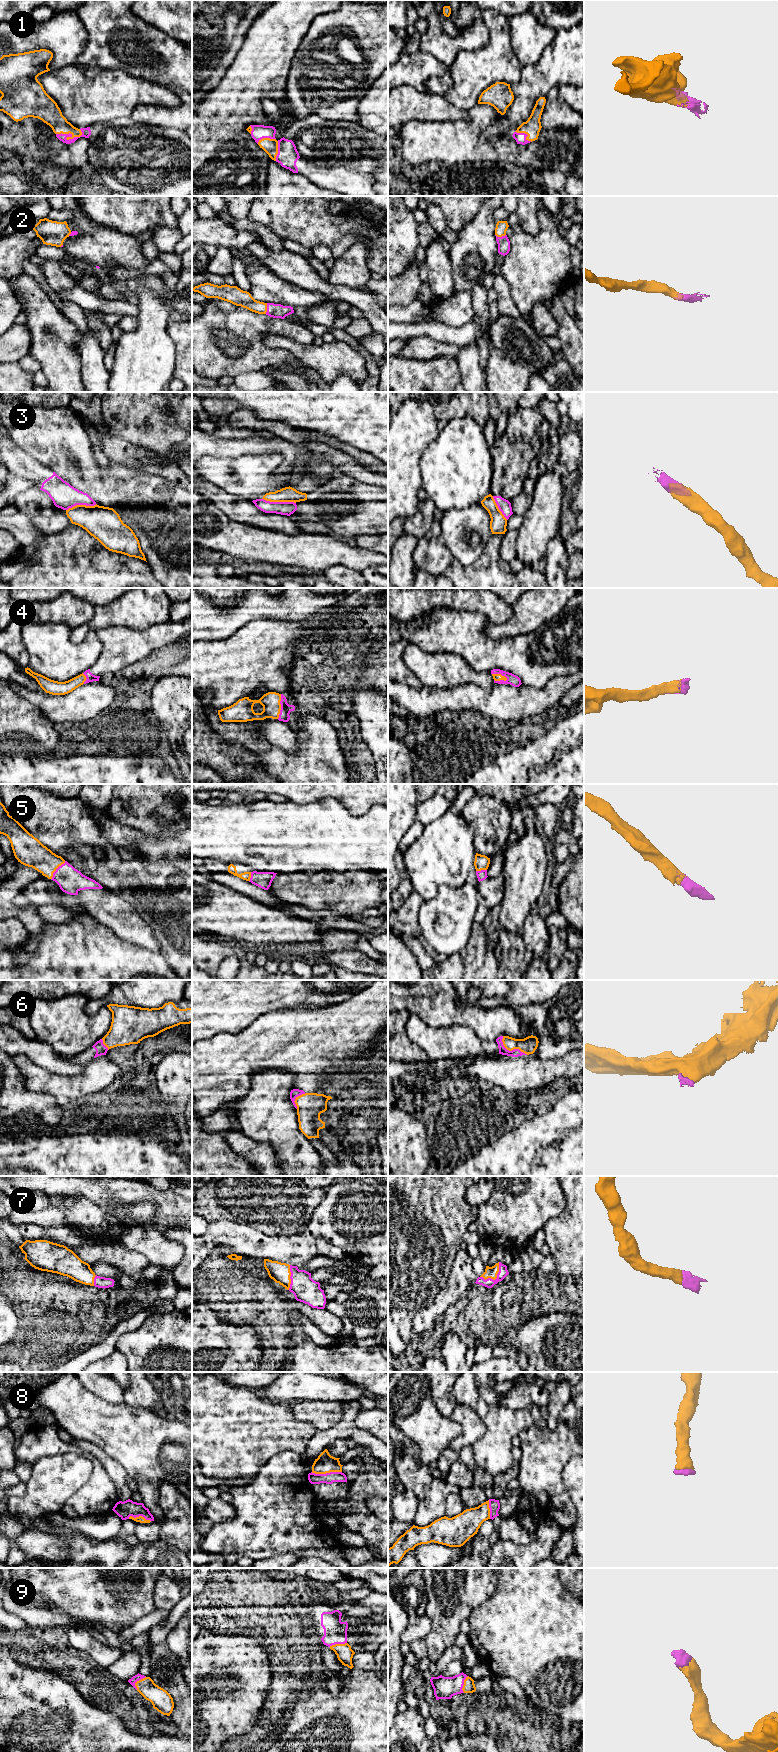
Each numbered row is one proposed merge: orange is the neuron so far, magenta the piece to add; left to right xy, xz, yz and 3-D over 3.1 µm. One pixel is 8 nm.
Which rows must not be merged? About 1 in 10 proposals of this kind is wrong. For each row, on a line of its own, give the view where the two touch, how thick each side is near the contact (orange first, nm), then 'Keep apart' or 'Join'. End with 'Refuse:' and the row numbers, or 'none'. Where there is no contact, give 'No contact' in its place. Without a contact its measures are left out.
1: Touches orange in xy. Thickness 190 nm (orange) against 80 nm. Join
2: Touches orange in xz. Thickness 140 nm (orange) against 110 nm. Join
3: Touches orange in xz. Thickness 130 nm (orange) against 110 nm. Join
4: Touches orange in yz. Thickness 60 nm (orange) against 90 nm. Join
5: Touches orange in xy. Thickness 220 nm (orange) against 200 nm. Join
6: Touches orange in yz. Thickness 140 nm (orange) against 60 nm. Join
7: Touches orange in yz. Thickness 100 nm (orange) against 80 nm. Join
8: Touches orange in xz. Thickness 160 nm (orange) against 90 nm. Join
9: Touches orange in yz. Thickness 100 nm (orange) against 180 nm. Join
Refuse: none

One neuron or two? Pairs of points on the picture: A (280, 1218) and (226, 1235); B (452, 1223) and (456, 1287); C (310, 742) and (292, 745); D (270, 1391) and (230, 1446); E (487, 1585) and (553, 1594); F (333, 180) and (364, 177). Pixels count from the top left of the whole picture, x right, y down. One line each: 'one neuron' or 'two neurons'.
A: two neurons
B: two neurons
C: two neurons
D: two neurons
E: two neurons
F: one neuron

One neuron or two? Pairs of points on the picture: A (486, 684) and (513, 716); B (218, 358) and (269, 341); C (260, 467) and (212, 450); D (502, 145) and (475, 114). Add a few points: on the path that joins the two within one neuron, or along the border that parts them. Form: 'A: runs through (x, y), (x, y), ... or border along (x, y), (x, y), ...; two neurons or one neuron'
A: border along (494, 683), (489, 691), (474, 683), (468, 684); two neurons
B: border along (264, 337), (264, 343), (267, 346), (286, 350); two neurons
C: border along (253, 453), (244, 453), (238, 456), (206, 456); two neurons
D: runs through (490, 145), (484, 145), (476, 137), (476, 126); one neuron

